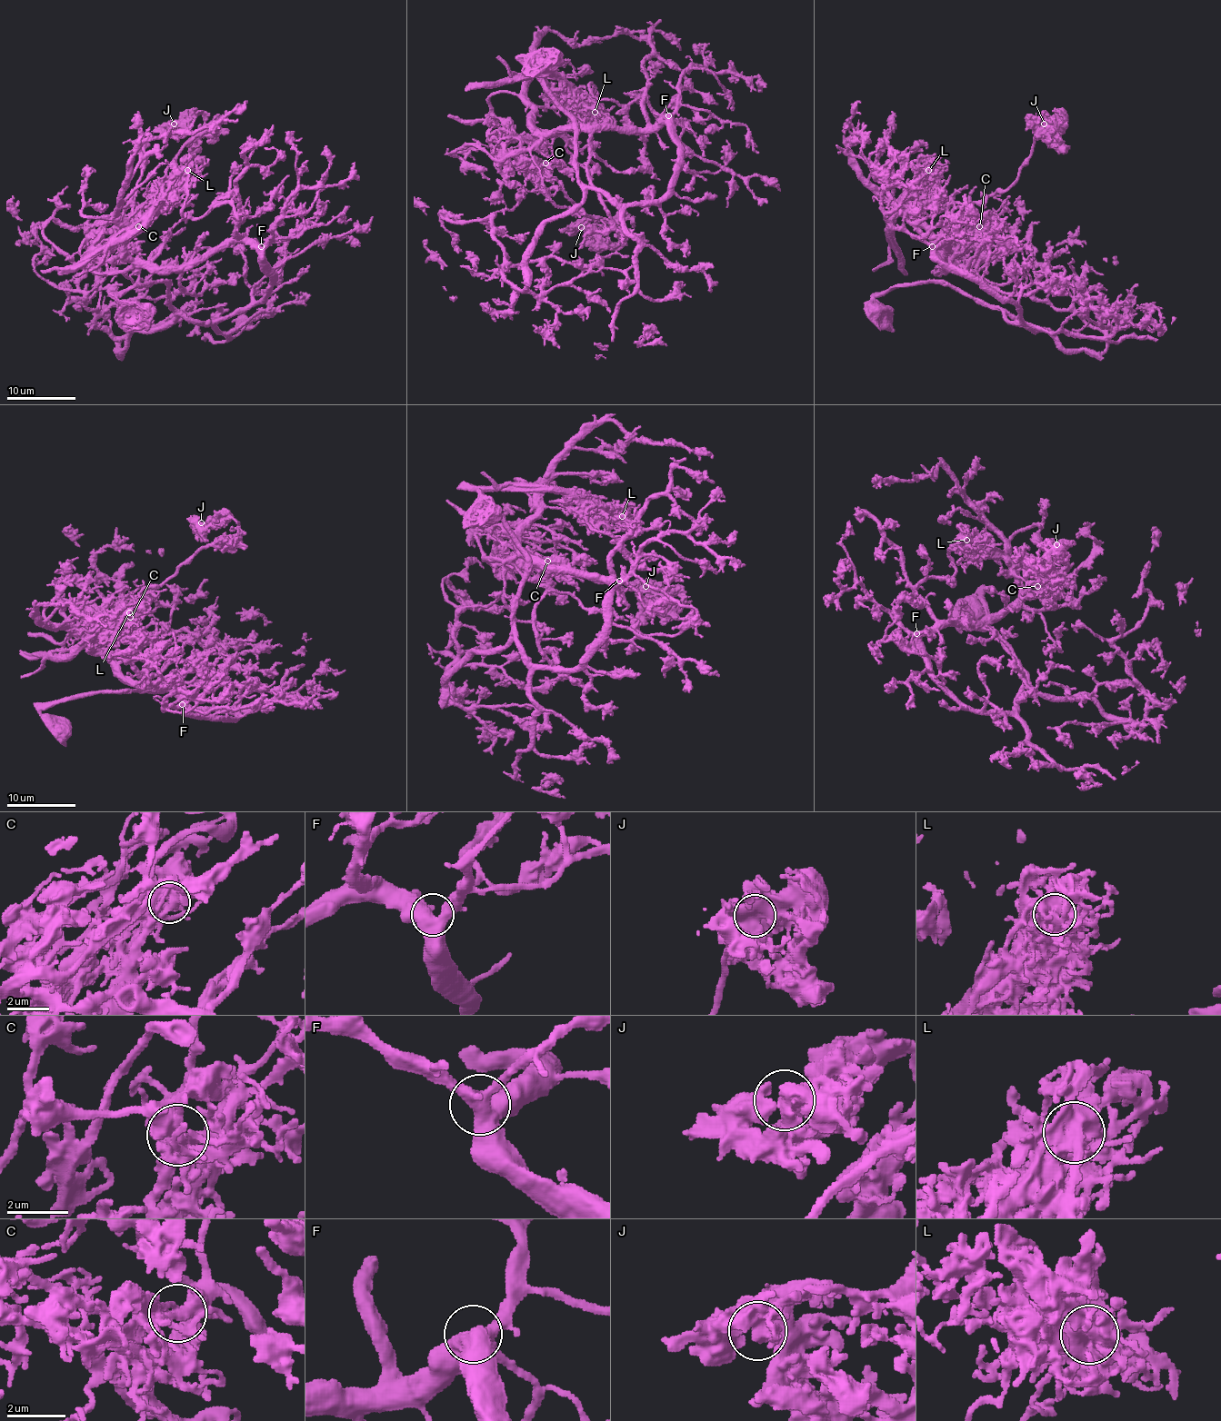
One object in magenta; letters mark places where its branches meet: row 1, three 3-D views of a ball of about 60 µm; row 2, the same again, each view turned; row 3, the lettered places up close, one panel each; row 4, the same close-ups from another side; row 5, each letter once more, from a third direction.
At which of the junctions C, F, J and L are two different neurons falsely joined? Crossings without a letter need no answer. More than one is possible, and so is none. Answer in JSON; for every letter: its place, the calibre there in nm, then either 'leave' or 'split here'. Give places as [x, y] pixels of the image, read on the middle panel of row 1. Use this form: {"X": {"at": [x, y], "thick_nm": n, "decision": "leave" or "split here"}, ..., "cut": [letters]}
{"C": {"at": [545, 163], "thick_nm": 400, "decision": "split here"}, "F": {"at": [668, 115], "thick_nm": 500, "decision": "leave"}, "J": {"at": [581, 227], "thick_nm": 550, "decision": "leave"}, "L": {"at": [595, 112], "thick_nm": 700, "decision": "split here"}, "cut": ["C", "L"]}

